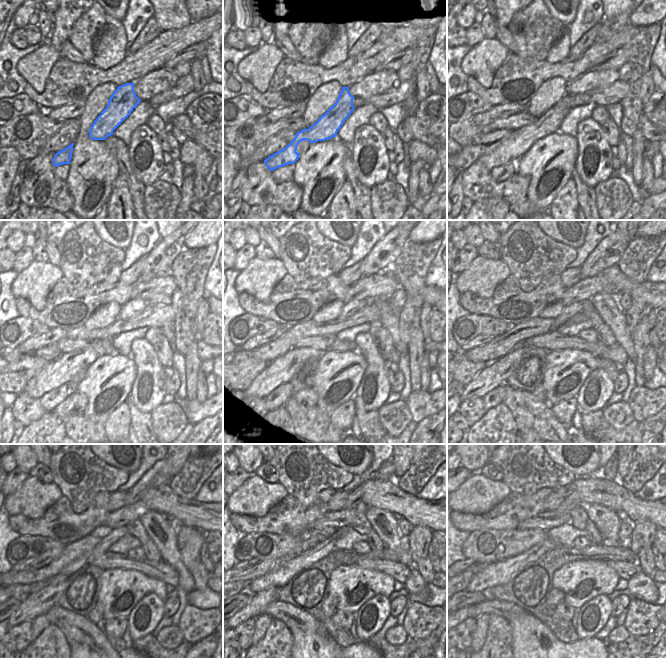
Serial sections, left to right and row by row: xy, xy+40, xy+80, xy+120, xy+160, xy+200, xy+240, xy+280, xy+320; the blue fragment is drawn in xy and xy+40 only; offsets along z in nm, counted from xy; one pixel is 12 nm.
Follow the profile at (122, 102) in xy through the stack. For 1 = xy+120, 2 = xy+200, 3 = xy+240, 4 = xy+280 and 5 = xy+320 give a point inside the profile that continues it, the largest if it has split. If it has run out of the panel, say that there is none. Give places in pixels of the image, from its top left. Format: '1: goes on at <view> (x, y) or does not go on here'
1: goes on at xy+120 (59, 371)
2: goes on at xy+200 (495, 374)
3: goes on at xy+240 (38, 603)
4: goes on at xy+280 (257, 605)
5: goes on at xy+320 (467, 609)

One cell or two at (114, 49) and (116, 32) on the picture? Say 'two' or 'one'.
one

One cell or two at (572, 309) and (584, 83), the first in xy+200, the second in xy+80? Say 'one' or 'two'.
one

